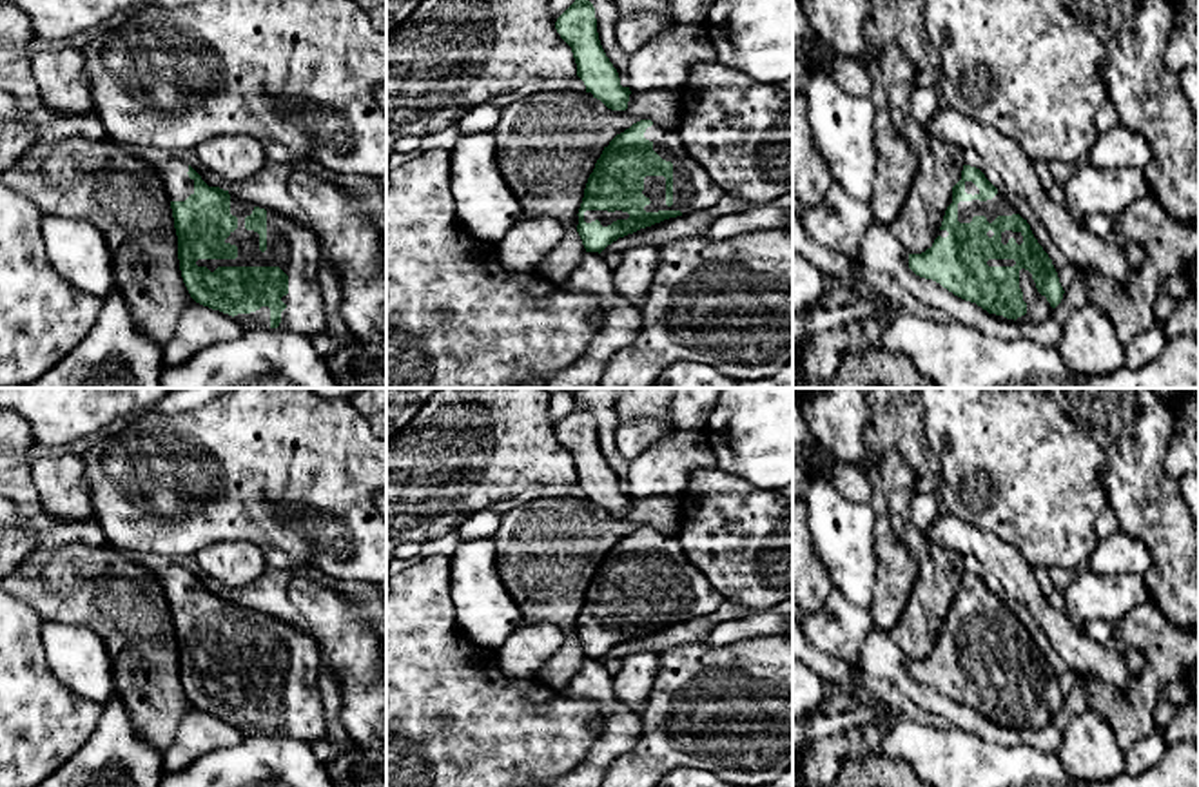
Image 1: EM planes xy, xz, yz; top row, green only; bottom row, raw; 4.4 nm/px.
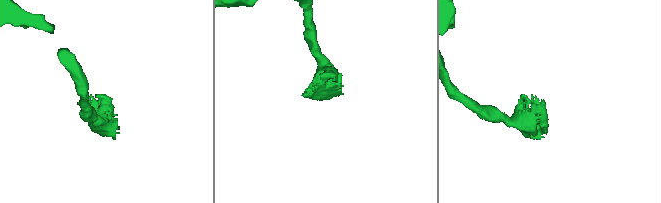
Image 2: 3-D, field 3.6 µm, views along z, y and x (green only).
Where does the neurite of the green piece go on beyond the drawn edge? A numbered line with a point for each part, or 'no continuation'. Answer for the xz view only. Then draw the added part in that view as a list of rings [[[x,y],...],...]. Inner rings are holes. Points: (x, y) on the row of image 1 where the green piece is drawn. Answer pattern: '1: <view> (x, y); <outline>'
1: xz (693, 189); [[[653,123],[644,138],[653,143],[653,151],[673,163],[673,205],[666,205],[666,178],[646,176],[642,194],[651,201],[646,212],[680,210],[682,214],[700,212],[715,207],[726,194],[706,169],[684,149],[675,129]]]

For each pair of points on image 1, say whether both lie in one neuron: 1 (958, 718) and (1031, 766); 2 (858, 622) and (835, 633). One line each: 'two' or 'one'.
1: two
2: one

